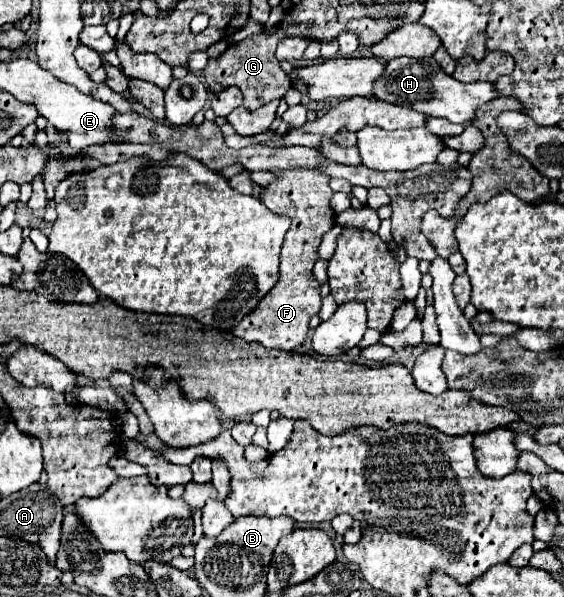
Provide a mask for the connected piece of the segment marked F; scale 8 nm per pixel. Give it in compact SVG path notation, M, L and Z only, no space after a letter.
M288 169L274 171L274 175L276 181L262 189L260 199L276 215L286 215L292 219L280 255L280 279L270 289L270 295L266 295L266 299L262 299L262 303L246 319L242 319L238 327L234 327L232 335L248 343L262 343L270 349L292 351L306 339L310 319L320 313L320 283L312 275L312 267L320 259L318 245L322 235L336 225L336 213L330 207L334 191L330 189L330 177L318 169Z

